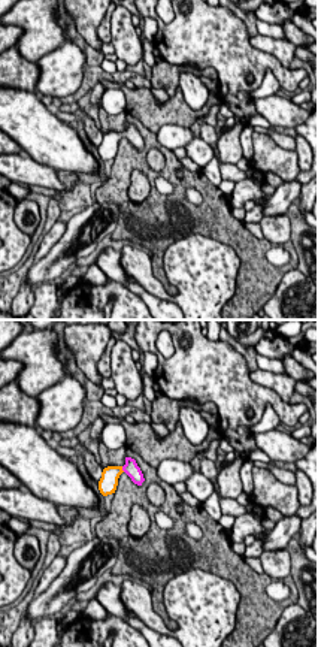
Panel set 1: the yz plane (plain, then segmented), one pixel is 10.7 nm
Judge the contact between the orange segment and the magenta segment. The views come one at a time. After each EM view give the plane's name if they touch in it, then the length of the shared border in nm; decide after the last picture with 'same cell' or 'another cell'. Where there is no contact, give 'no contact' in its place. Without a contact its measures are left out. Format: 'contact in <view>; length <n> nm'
contact in yz; length 70 nm

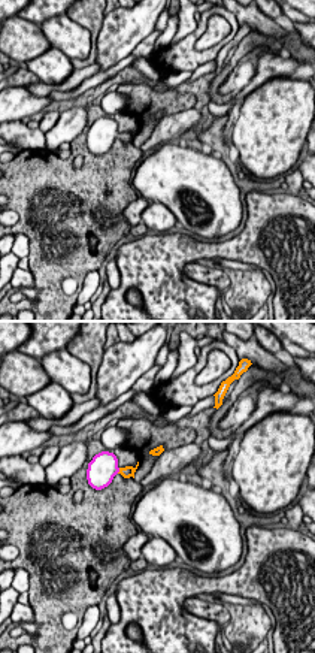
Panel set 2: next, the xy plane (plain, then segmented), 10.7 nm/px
contact in xy; length 70 nm

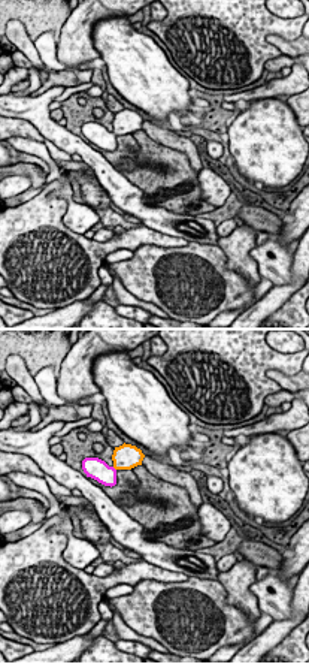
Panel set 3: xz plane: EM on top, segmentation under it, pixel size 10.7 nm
no contact

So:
same cell

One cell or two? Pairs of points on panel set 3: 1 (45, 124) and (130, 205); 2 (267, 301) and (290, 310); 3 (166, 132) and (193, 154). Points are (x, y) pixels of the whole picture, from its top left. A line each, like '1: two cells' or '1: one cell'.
1: one cell
2: two cells
3: one cell

